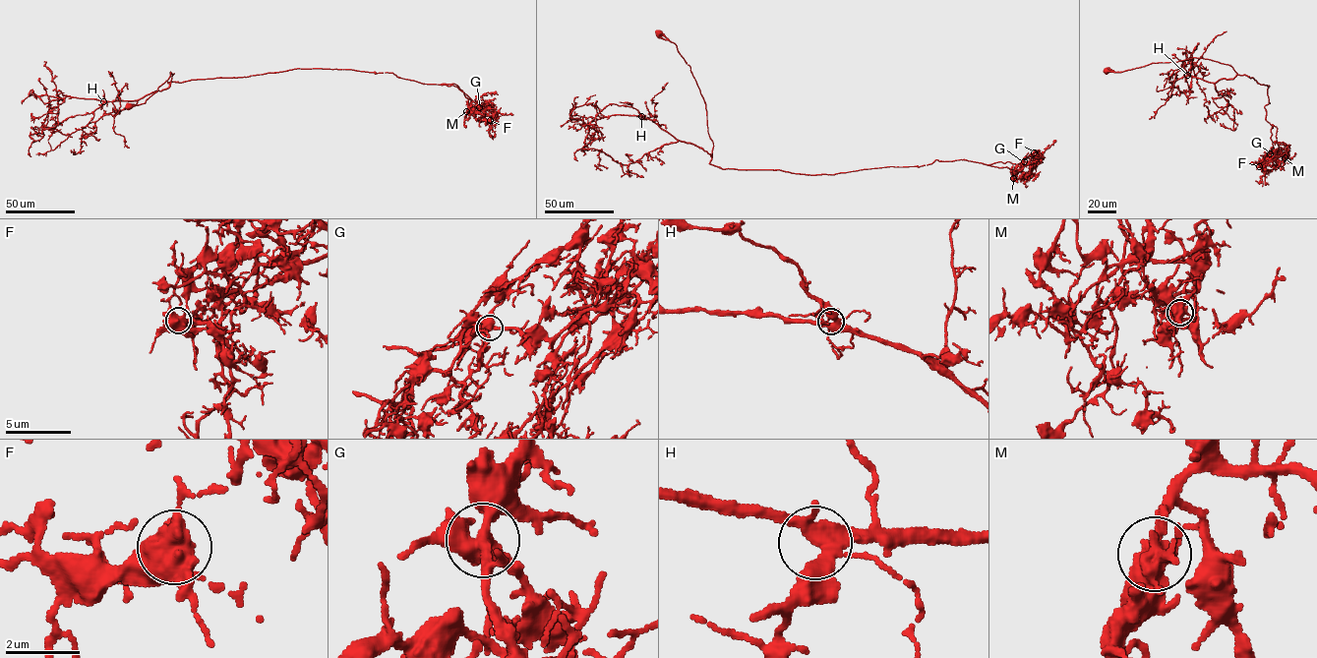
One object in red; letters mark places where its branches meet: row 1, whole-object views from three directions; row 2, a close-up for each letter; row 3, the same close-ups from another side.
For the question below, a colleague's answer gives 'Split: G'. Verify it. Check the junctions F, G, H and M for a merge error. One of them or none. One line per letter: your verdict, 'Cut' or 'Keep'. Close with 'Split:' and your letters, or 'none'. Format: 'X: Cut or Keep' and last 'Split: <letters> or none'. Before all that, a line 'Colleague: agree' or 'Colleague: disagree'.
Colleague: agree
F: Keep
G: Cut
H: Keep
M: Keep
Split: G

